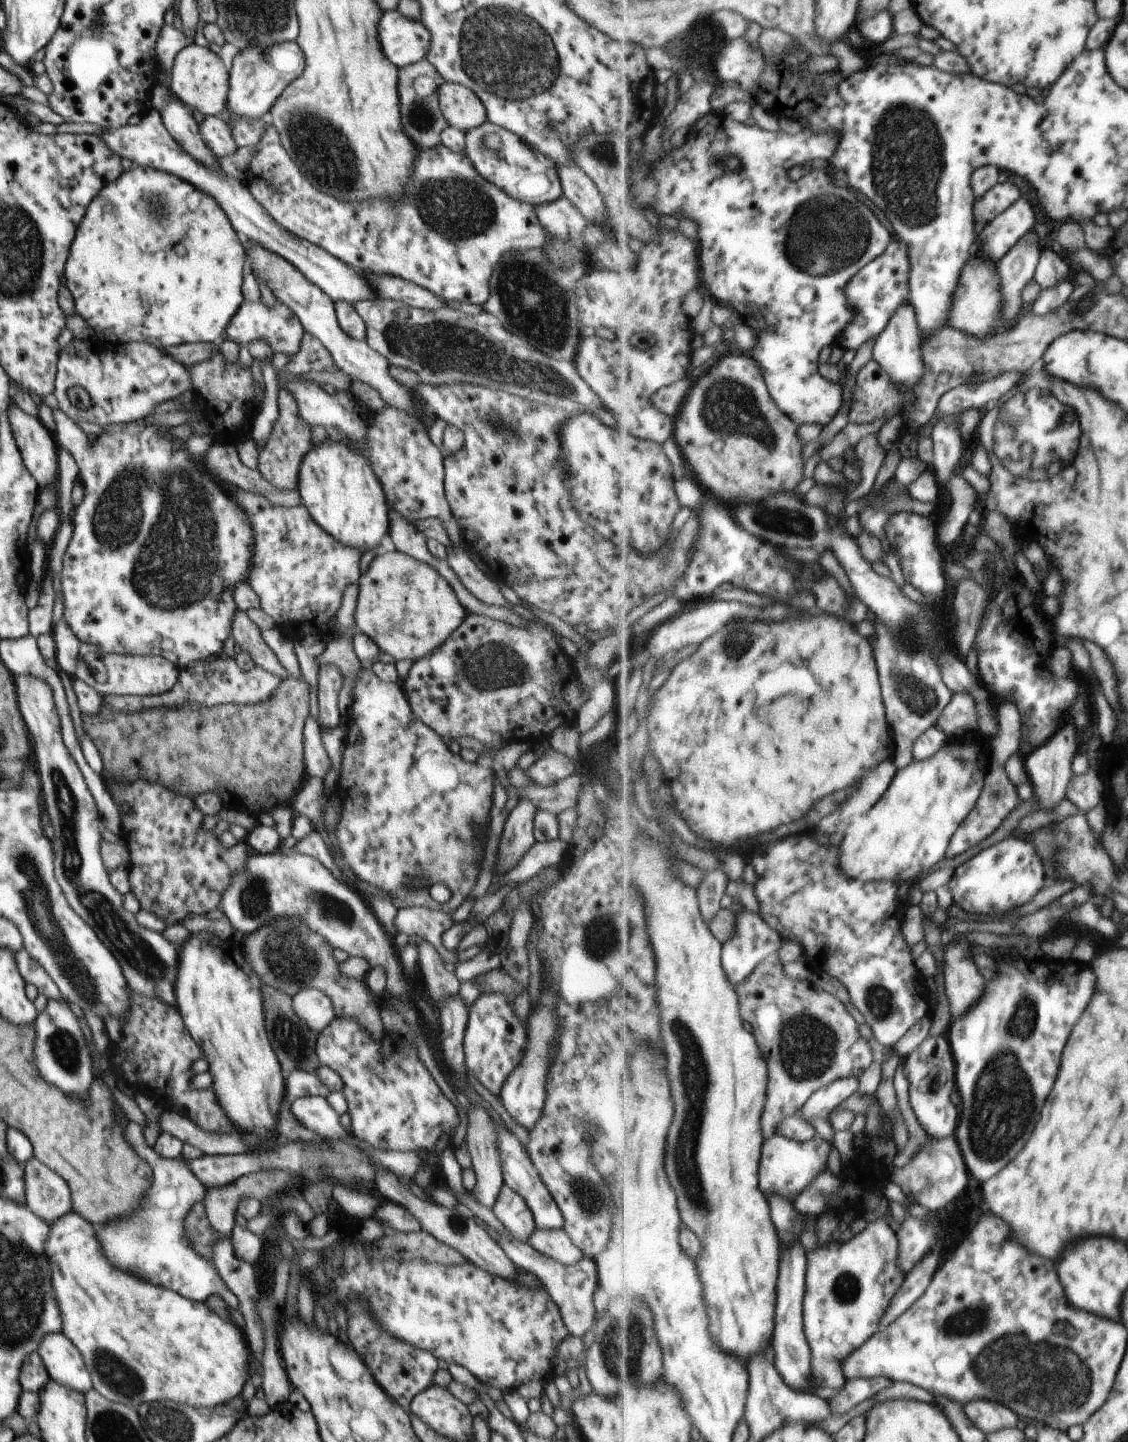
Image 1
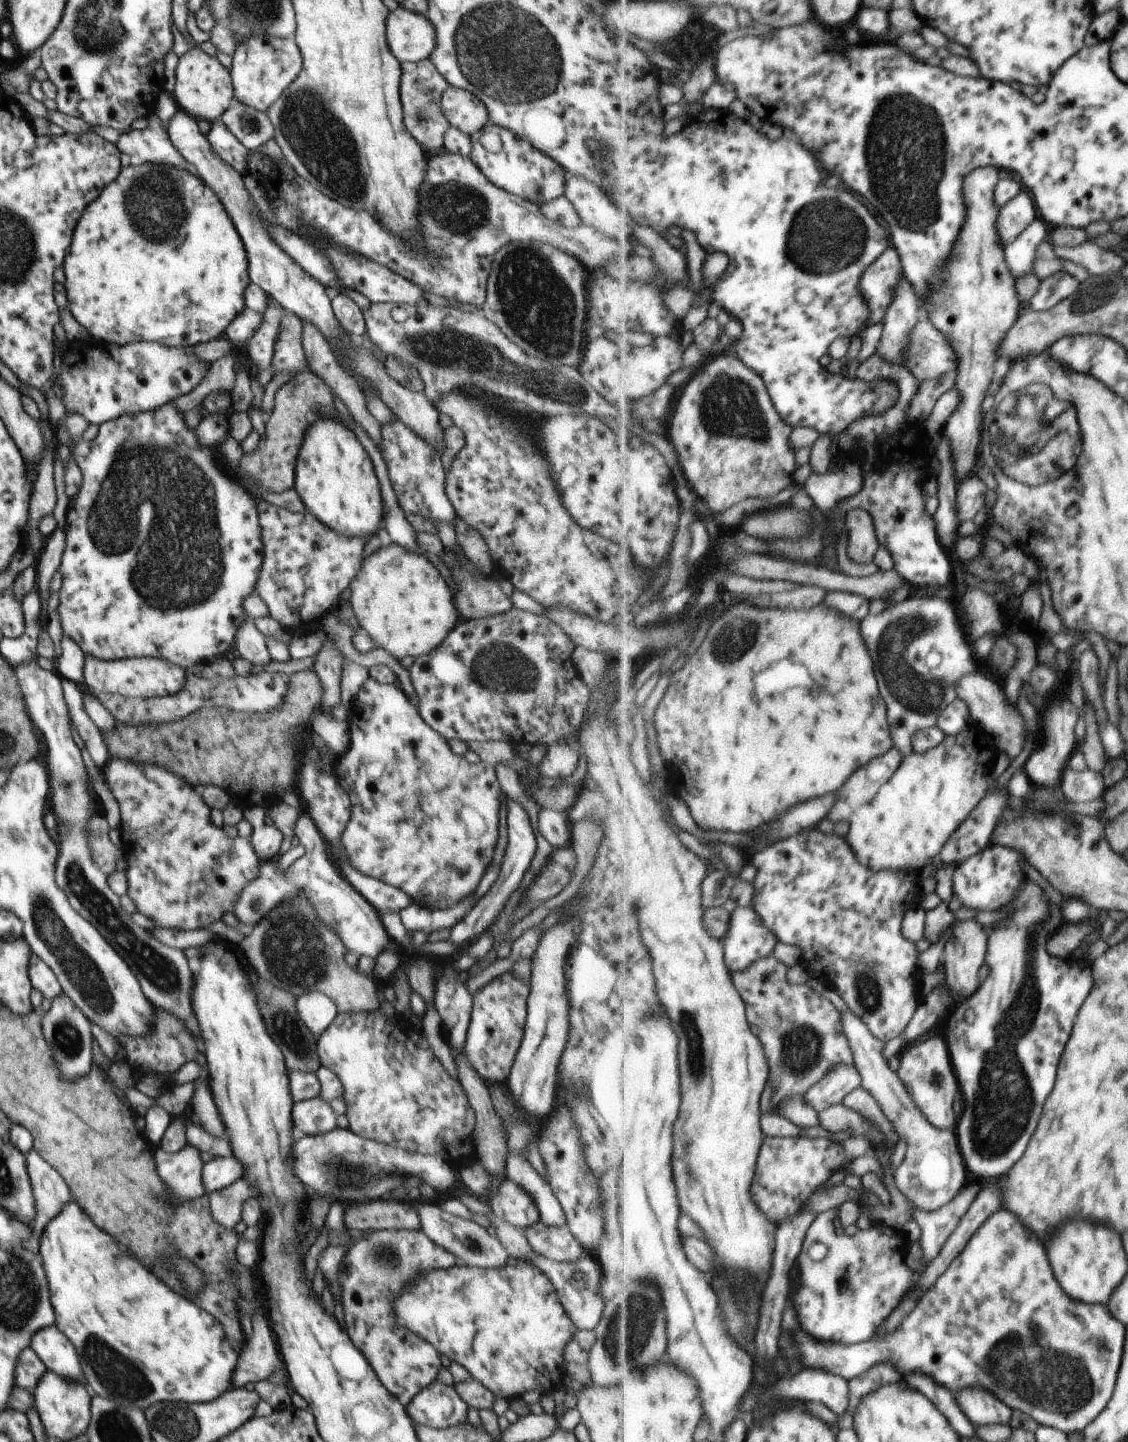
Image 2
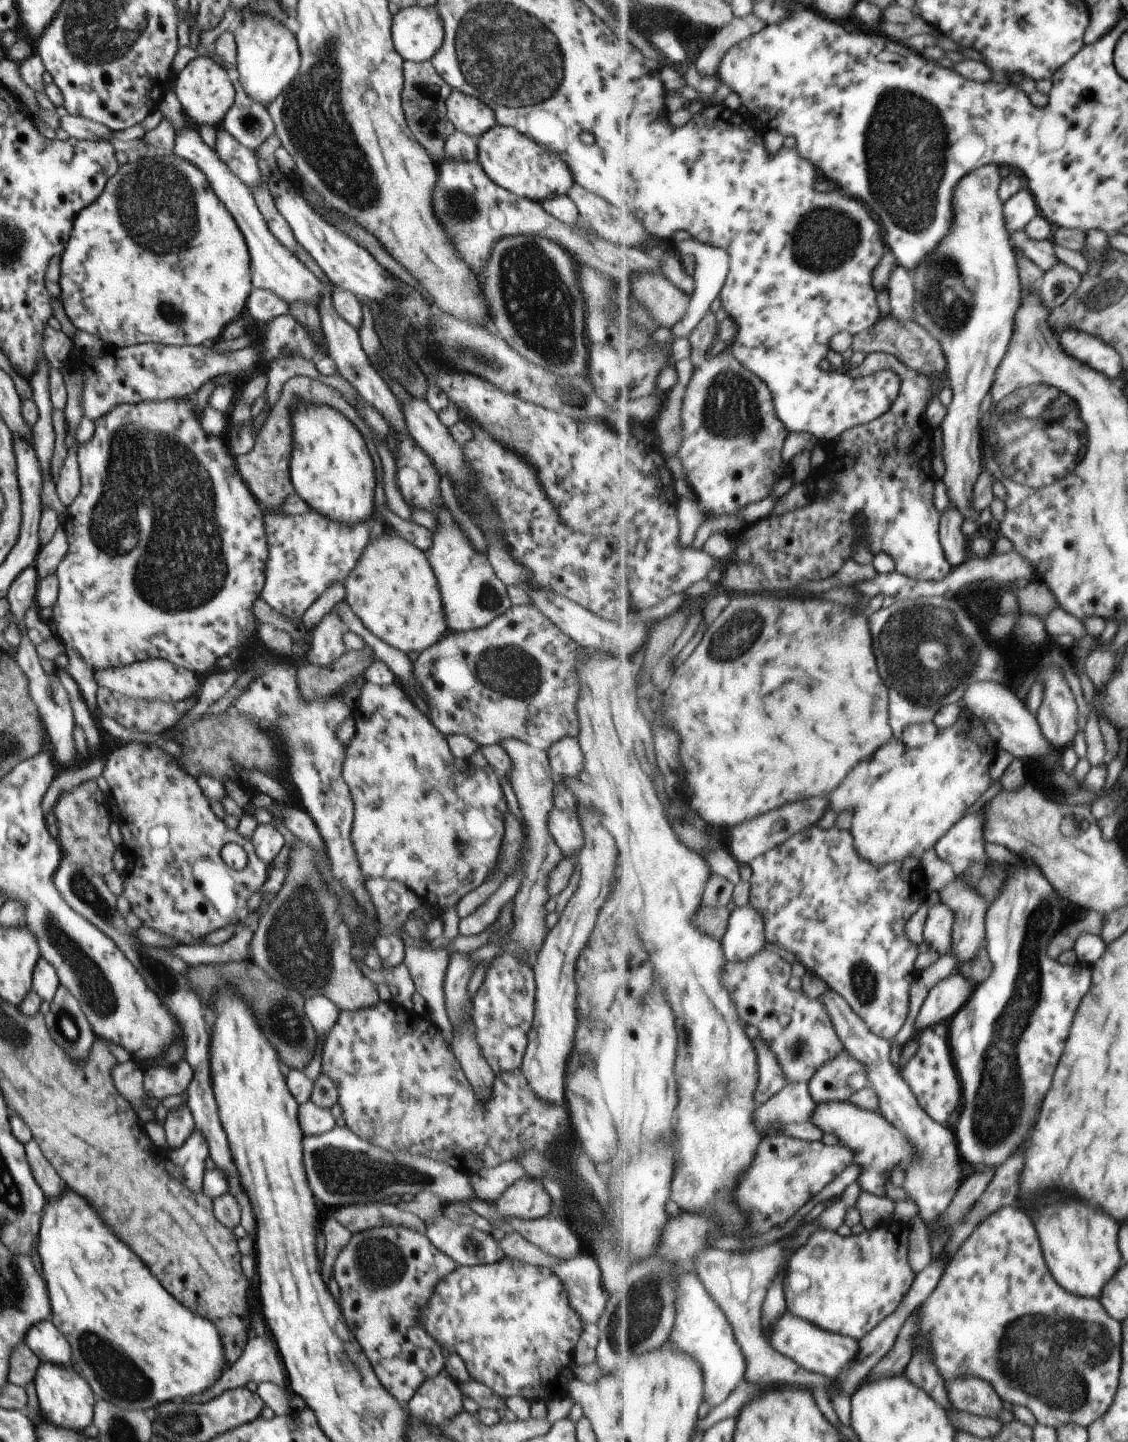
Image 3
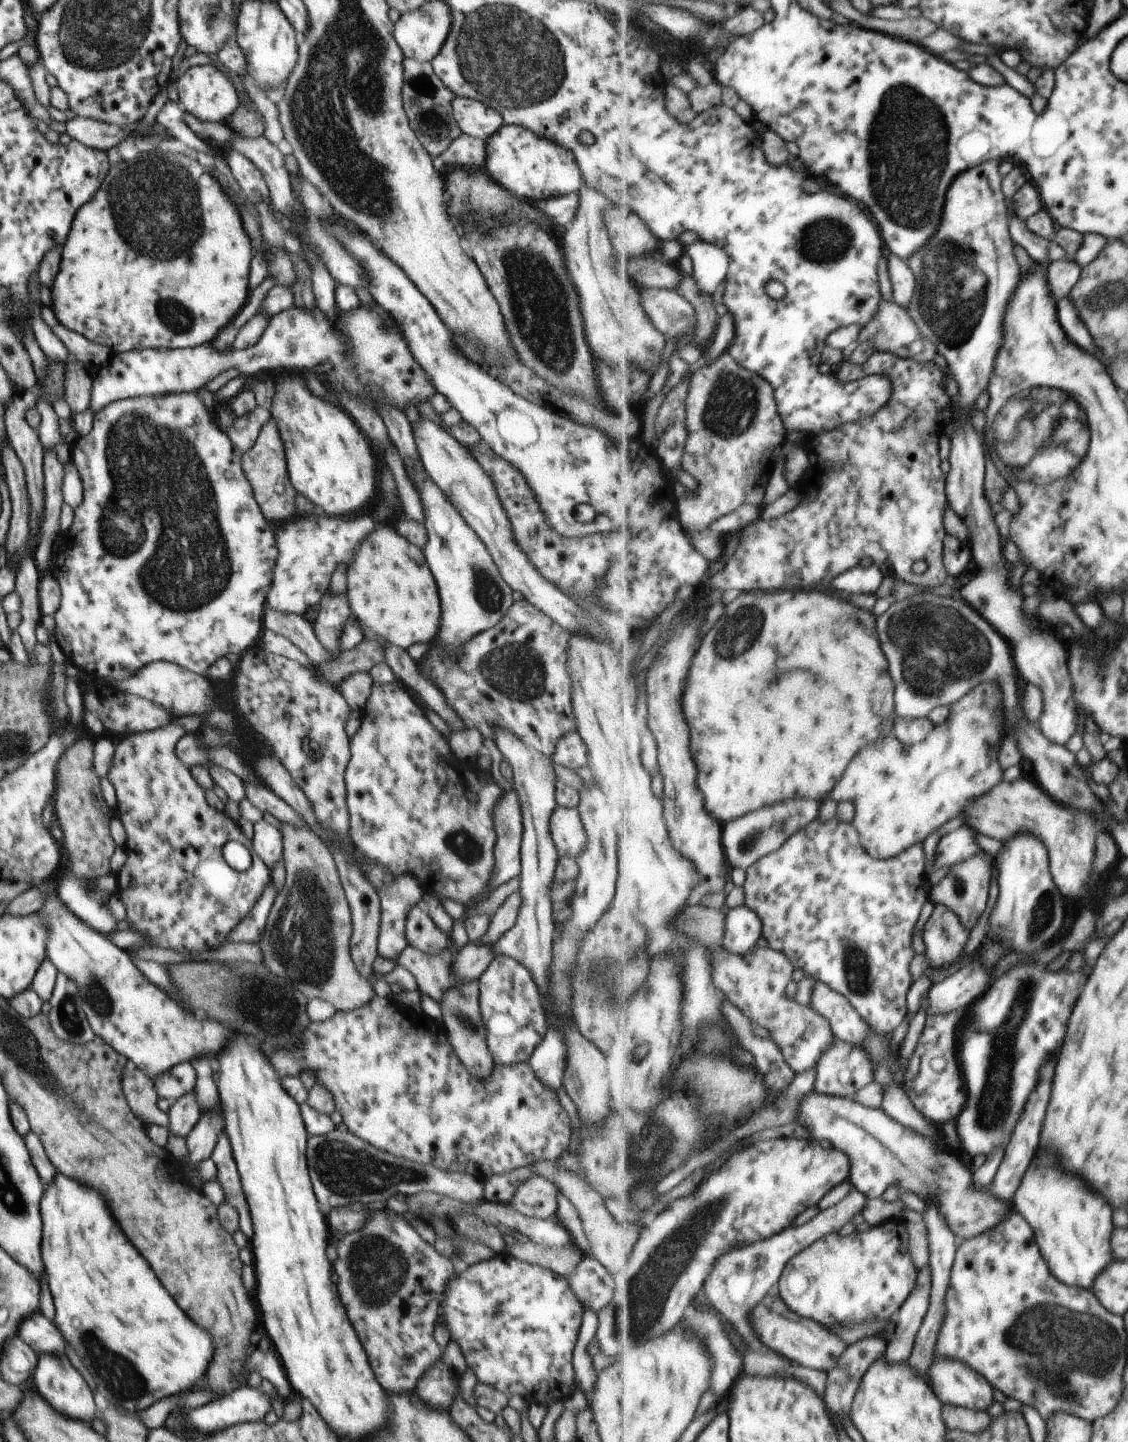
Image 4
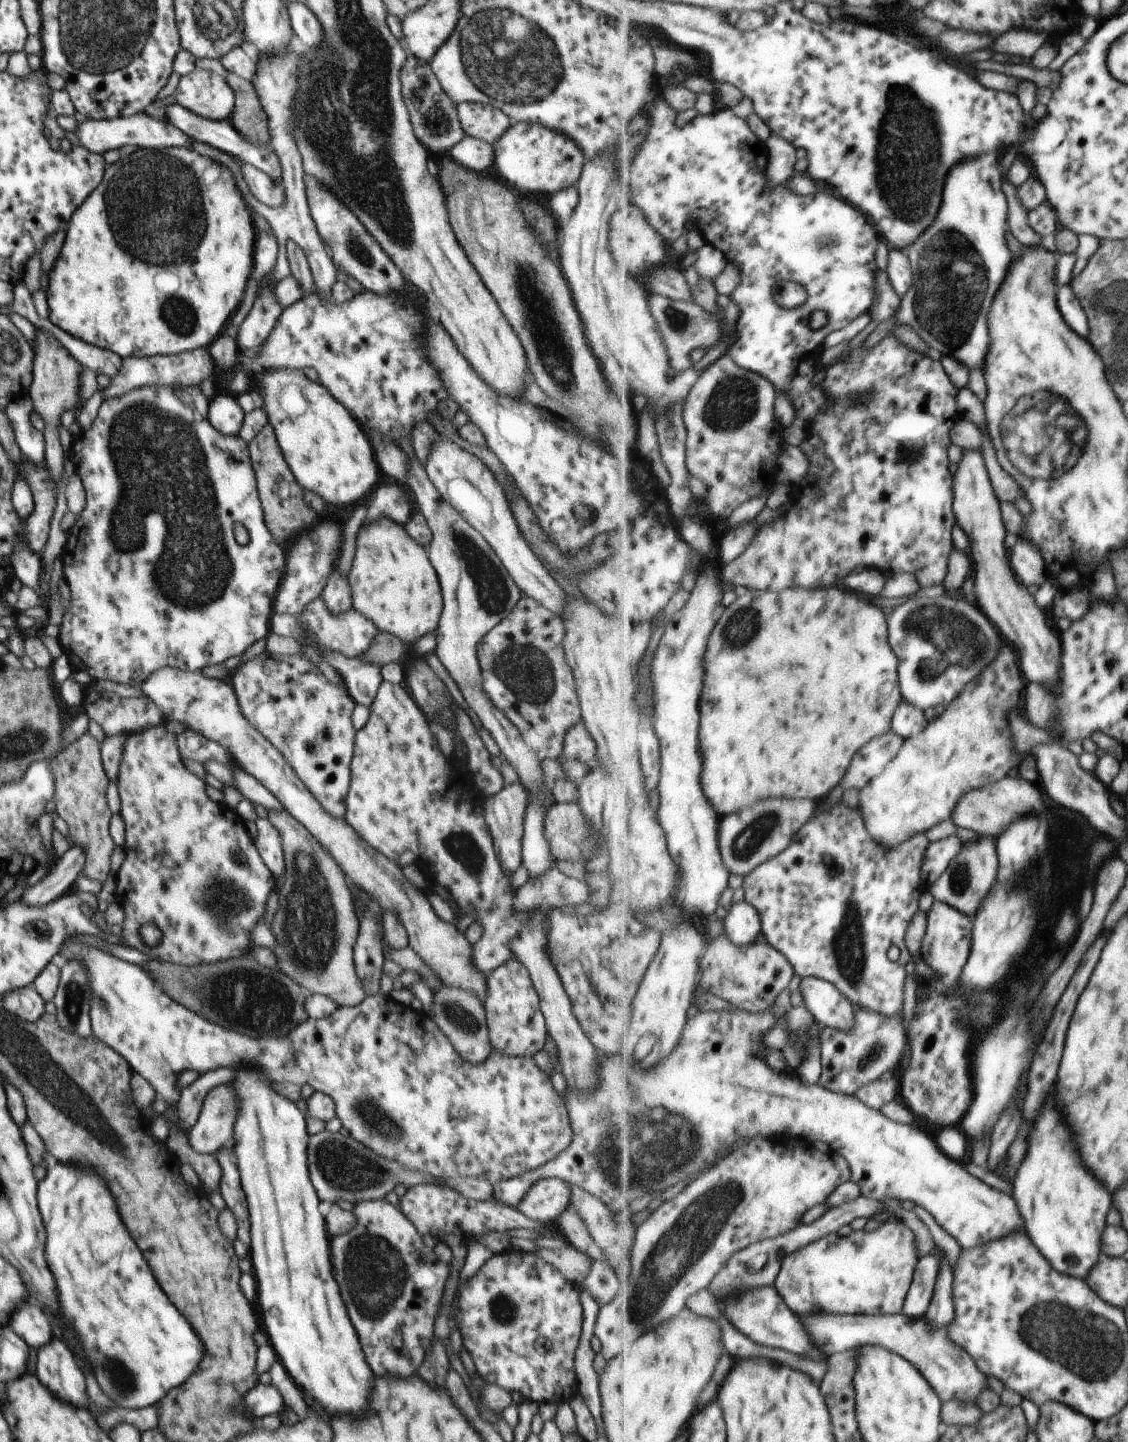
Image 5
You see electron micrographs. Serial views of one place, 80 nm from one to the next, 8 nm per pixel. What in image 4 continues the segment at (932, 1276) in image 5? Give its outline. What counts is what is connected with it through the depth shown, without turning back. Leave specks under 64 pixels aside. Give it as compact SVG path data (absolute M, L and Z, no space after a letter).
M932 1270L918 1271L918 1284L899 1312L893 1316L896 1331L887 1347L889 1362L908 1362L912 1355L916 1336L927 1316L932 1295Z

